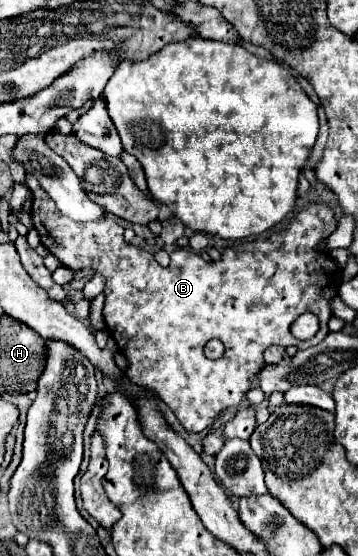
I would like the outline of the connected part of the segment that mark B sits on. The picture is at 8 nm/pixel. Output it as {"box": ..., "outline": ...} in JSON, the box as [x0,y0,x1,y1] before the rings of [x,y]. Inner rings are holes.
{"box":[25,174,341,432],"outline":[[[25,174],[25,182],[29,184],[33,194],[31,218],[35,230],[39,232],[41,244],[61,262],[61,266],[73,270],[75,280],[93,274],[101,274],[105,278],[103,318],[107,332],[119,344],[119,350],[129,362],[125,370],[127,378],[133,384],[155,390],[157,396],[175,412],[185,430],[201,432],[209,428],[225,408],[237,406],[241,402],[241,398],[249,392],[253,380],[257,378],[259,368],[263,368],[265,364],[265,348],[279,344],[285,348],[297,346],[299,350],[303,350],[317,346],[329,334],[329,300],[337,296],[341,284],[341,268],[335,260],[317,252],[317,244],[337,228],[335,214],[325,204],[309,204],[291,220],[291,226],[271,234],[269,238],[257,238],[239,246],[229,246],[219,262],[205,262],[197,252],[179,248],[171,252],[171,264],[163,268],[157,264],[151,252],[127,244],[123,240],[123,226],[115,220],[109,218],[103,222],[87,224],[75,222],[57,210],[35,176]],[[303,312],[313,312],[319,318],[319,332],[305,342],[297,340],[291,334],[291,324]],[[211,338],[219,338],[225,344],[225,354],[219,360],[209,360],[203,354],[203,346]]]}

